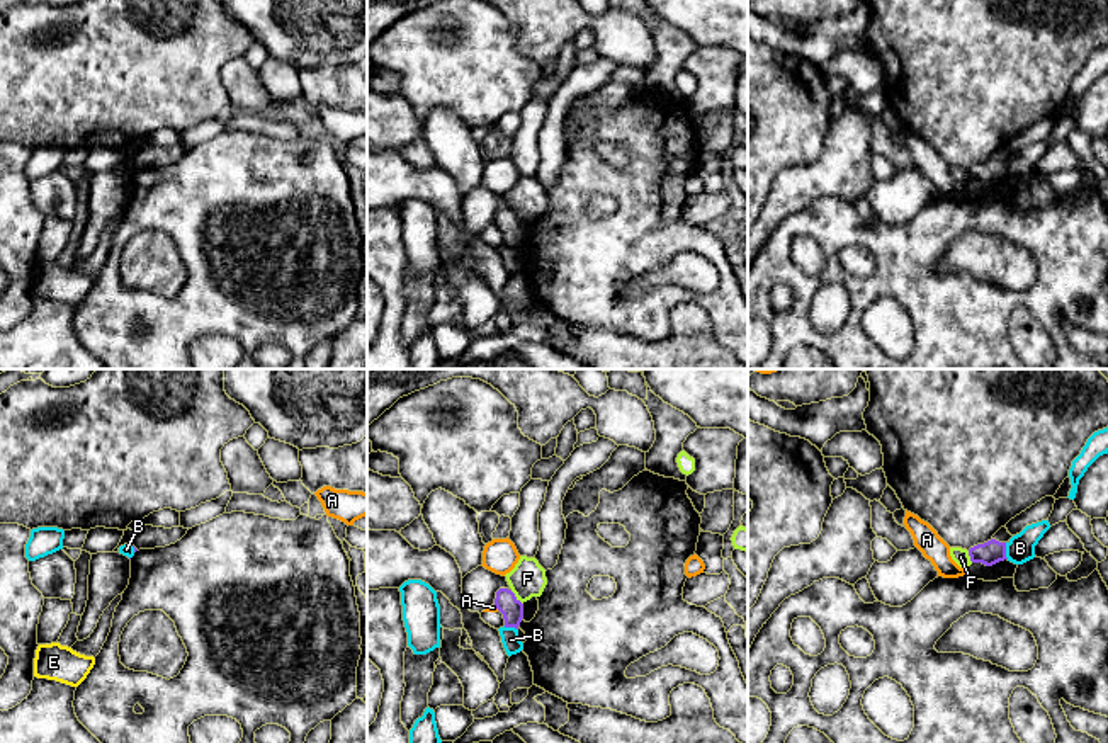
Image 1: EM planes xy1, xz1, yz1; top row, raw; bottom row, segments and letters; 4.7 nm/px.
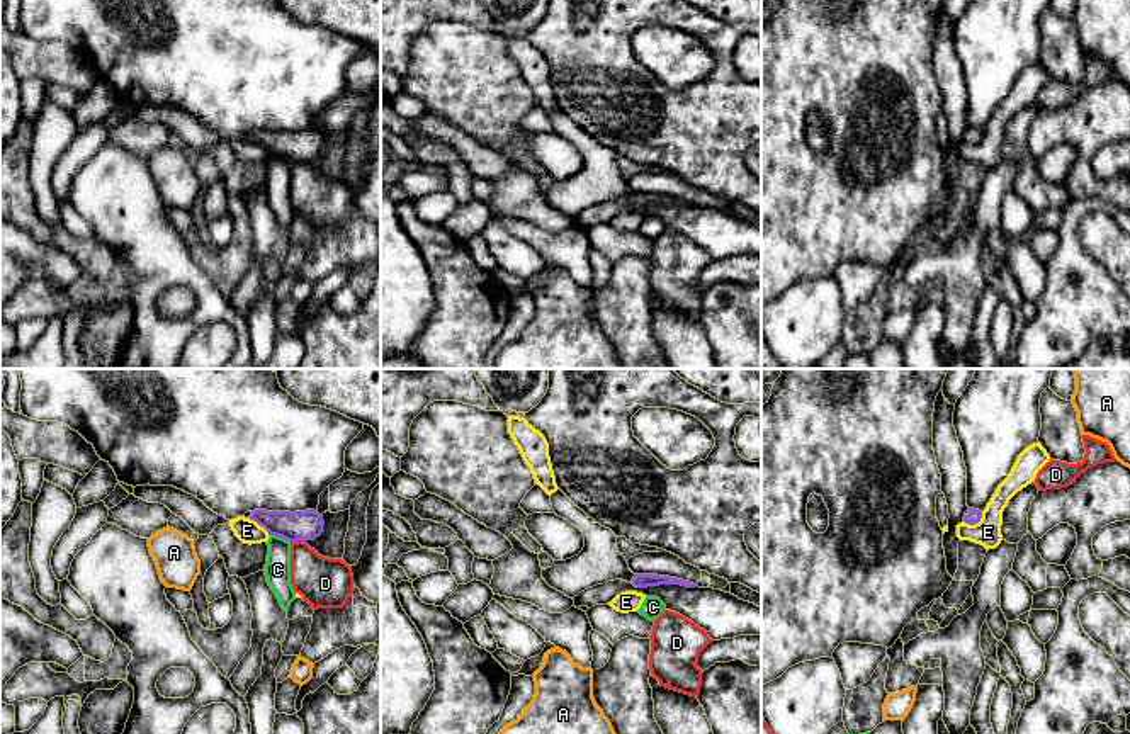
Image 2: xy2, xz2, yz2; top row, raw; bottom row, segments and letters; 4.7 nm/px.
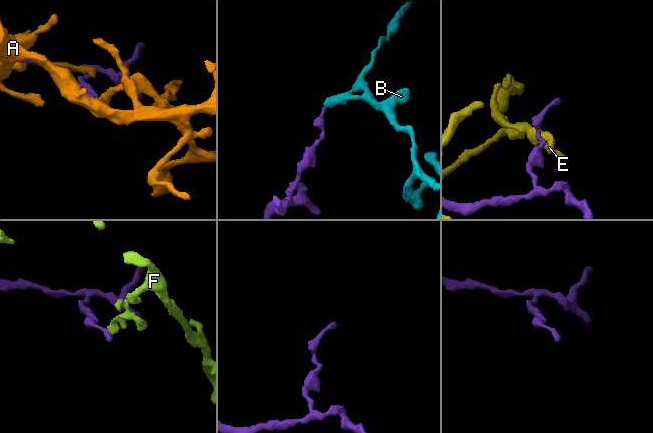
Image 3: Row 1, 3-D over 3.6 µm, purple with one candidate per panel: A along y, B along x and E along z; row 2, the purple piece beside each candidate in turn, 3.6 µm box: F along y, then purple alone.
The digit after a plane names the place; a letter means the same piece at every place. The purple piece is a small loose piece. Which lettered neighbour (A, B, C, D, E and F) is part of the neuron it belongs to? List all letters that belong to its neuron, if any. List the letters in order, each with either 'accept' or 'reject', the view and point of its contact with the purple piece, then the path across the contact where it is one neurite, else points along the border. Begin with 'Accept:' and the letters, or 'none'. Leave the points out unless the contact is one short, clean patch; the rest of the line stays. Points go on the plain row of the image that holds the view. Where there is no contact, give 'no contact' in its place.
Accept: none
A: reject | xz1 (497, 226)
B: reject | yz1 (1005, 170) | along yz1 (1005, 162), (1005, 174), (1008, 177)
C: reject | xy2 (281, 155) | along xy2 (271, 153), (291, 162)
D: reject | xy2 (298, 158) | along xy2 (305, 160), (291, 163)
E: reject | yz2 (976, 141) | along yz2 (983, 131), (977, 141), (964, 141)
F: reject | xz1 (515, 216) | along xz1 (510, 209), (522, 223)

